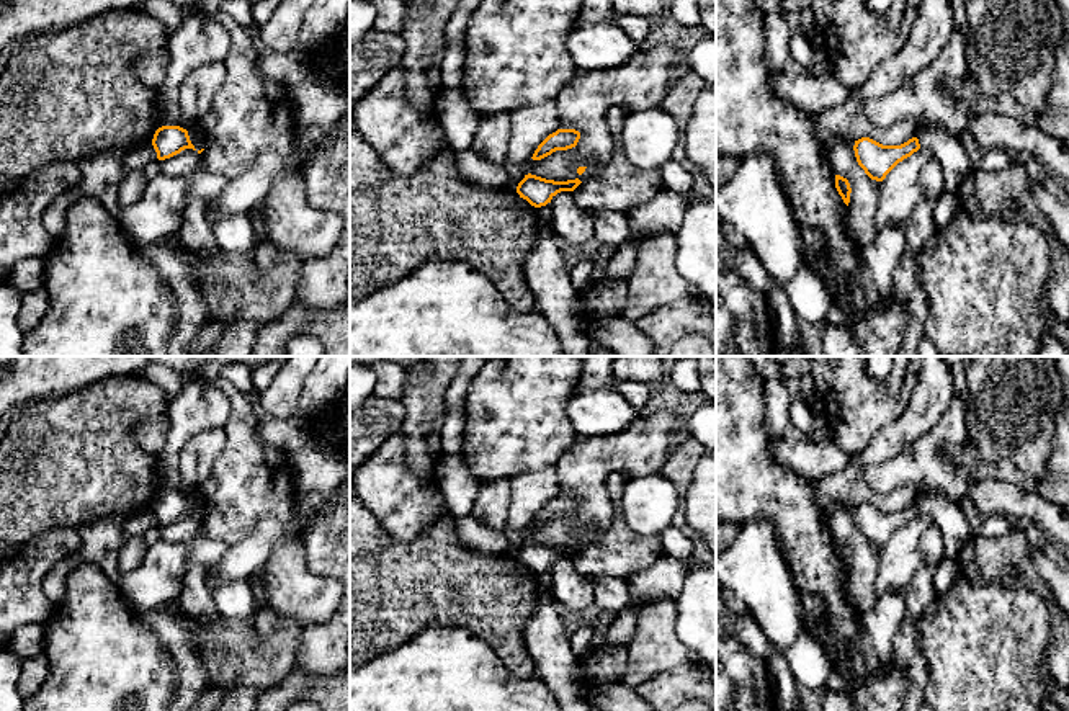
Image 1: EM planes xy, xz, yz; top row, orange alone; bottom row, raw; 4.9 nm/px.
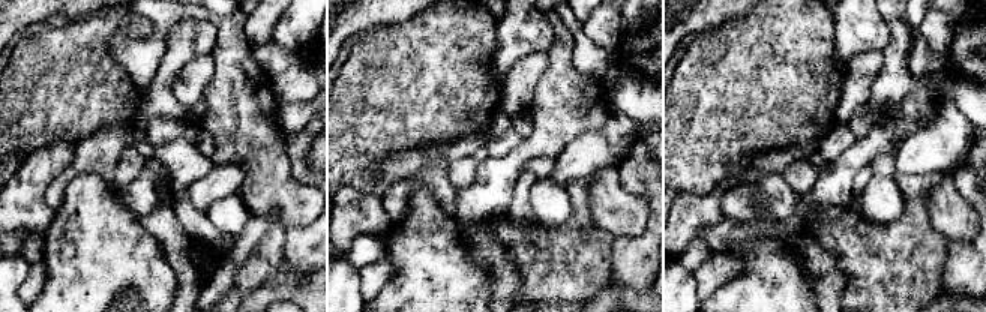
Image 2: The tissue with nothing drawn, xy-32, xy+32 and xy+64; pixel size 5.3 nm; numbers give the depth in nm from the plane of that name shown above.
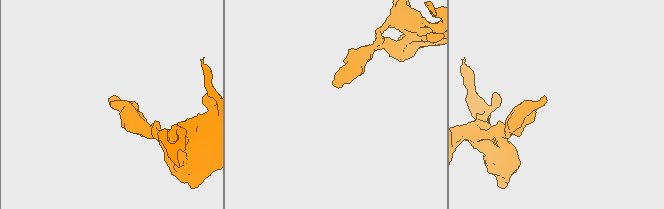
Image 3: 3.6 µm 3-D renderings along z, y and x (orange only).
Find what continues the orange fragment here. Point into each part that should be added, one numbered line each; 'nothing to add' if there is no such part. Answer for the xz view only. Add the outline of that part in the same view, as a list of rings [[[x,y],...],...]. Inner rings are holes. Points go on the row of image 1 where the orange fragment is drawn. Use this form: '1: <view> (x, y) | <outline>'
nothing to add

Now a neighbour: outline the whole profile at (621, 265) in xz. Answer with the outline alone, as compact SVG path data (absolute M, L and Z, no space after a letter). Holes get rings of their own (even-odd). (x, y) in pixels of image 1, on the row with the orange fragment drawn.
M626 239L619 244L606 266L606 278L628 281L637 263L639 242Z

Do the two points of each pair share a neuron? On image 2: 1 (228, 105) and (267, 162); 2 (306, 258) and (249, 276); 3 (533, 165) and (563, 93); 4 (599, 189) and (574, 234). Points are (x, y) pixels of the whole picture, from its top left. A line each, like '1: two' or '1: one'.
1: one
2: two
3: two
4: two

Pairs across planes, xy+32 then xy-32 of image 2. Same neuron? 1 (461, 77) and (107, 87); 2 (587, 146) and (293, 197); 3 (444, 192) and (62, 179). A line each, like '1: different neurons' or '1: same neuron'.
1: same neuron
2: different neurons
3: same neuron

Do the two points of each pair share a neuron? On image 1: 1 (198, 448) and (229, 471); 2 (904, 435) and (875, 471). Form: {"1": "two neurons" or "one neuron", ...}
{"1": "two neurons", "2": "two neurons"}

